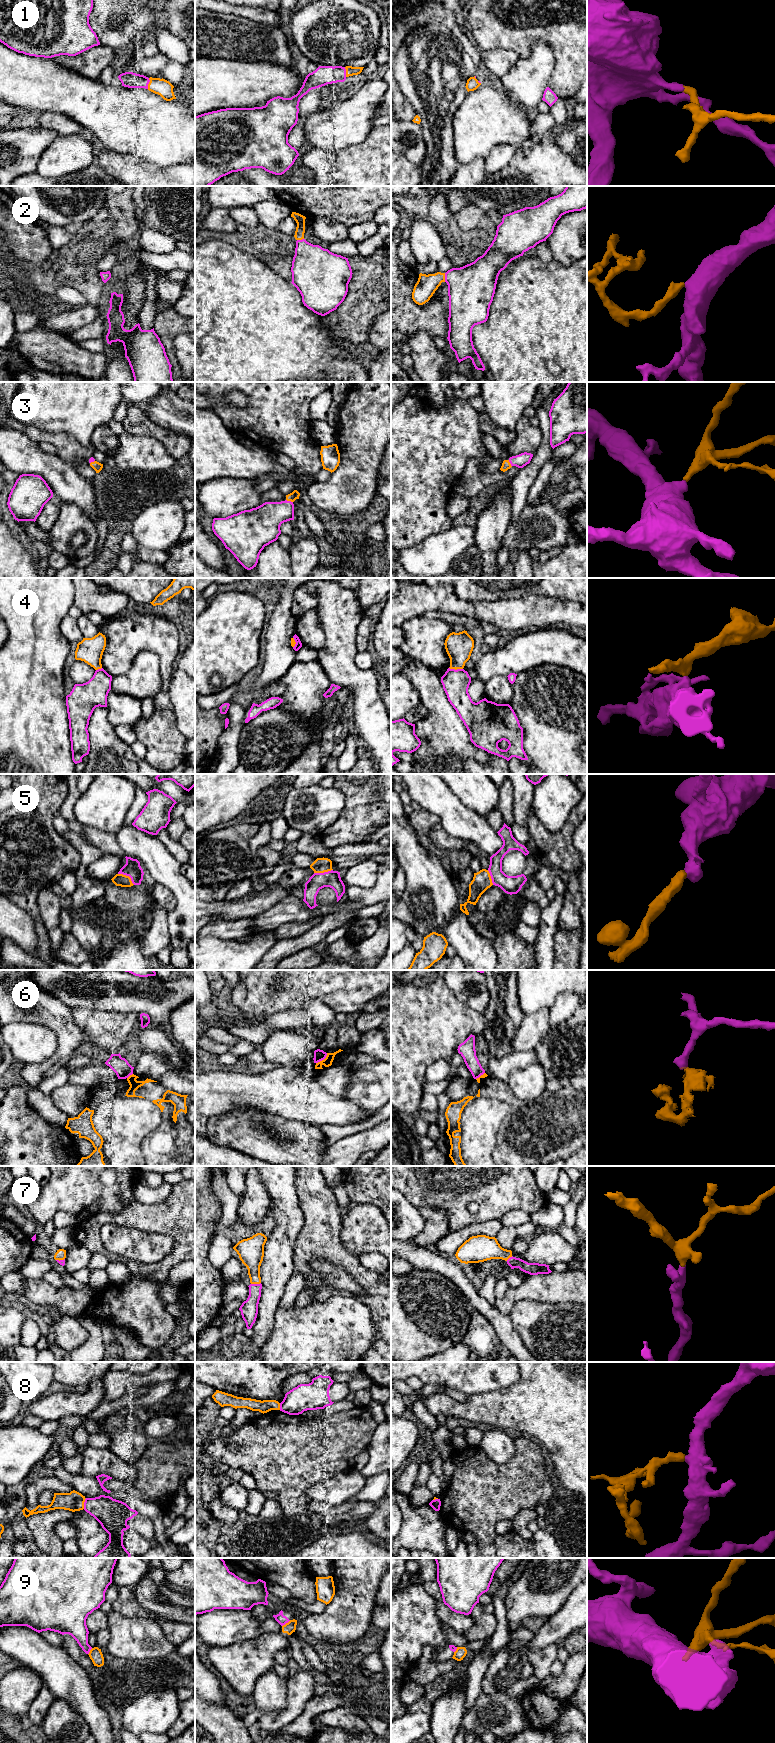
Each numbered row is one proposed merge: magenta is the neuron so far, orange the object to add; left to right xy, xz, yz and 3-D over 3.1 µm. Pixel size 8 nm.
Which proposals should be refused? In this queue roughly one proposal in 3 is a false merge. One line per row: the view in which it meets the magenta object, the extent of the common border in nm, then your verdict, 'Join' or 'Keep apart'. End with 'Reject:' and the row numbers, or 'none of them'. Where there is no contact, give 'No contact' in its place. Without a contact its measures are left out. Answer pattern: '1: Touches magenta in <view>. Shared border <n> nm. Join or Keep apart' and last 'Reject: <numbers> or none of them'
1: Touches magenta in xy. Shared border 90 nm. Join
2: Touches magenta in yz. Shared border 70 nm. Join
3: Touches magenta in xz. Shared border 60 nm. Join
4: Touches magenta in yz. Shared border 110 nm. Keep apart
5: Touches magenta in xy. Shared border 160 nm. Join
6: Touches magenta in xz. Shared border 130 nm. Keep apart
7: Touches magenta in xz. Shared border 80 nm. Join
8: Touches magenta in xy. Shared border 90 nm. Keep apart
9: Touches magenta in xz. Shared border 90 nm. Keep apart
Reject: 4, 6, 8, 9

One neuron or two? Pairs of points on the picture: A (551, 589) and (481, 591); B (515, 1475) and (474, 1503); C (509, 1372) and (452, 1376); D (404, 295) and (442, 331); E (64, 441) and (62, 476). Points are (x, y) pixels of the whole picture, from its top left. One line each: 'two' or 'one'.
A: one
B: one
C: one
D: one
E: two

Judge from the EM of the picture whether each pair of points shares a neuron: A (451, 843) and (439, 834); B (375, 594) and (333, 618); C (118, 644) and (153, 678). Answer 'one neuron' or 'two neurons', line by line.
A: one neuron
B: two neurons
C: two neurons

